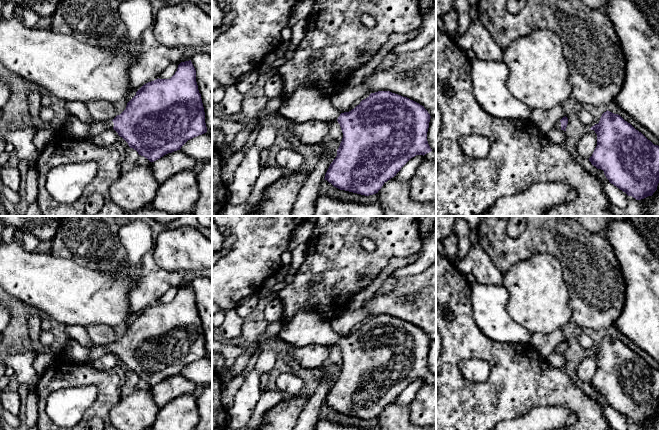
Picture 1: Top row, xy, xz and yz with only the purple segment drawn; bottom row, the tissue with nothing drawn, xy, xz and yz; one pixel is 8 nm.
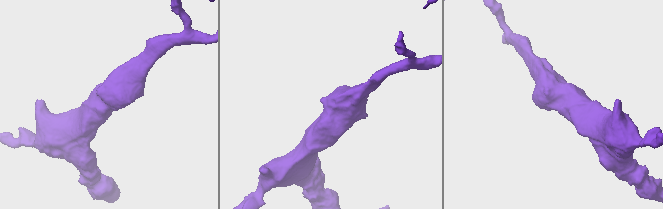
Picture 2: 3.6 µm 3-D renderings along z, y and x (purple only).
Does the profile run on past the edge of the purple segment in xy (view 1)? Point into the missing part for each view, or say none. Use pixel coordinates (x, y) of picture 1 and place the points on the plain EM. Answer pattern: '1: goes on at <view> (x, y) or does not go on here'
1: goes on at xy (72, 349)

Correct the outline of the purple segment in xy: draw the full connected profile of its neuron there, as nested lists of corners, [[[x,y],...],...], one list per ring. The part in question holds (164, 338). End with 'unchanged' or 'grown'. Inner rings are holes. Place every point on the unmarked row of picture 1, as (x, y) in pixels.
[[[191,286],[178,289],[170,303],[156,303],[144,308],[127,327],[126,333],[113,344],[83,347],[73,338],[68,338],[60,355],[77,362],[98,359],[114,353],[129,369],[150,386],[154,386],[168,377],[180,374],[190,363],[207,356],[205,336],[196,306],[196,294]]] | grown

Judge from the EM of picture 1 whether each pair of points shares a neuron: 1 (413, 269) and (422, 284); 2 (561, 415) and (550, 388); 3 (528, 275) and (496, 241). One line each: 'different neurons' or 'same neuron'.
1: different neurons
2: different neurons
3: different neurons

